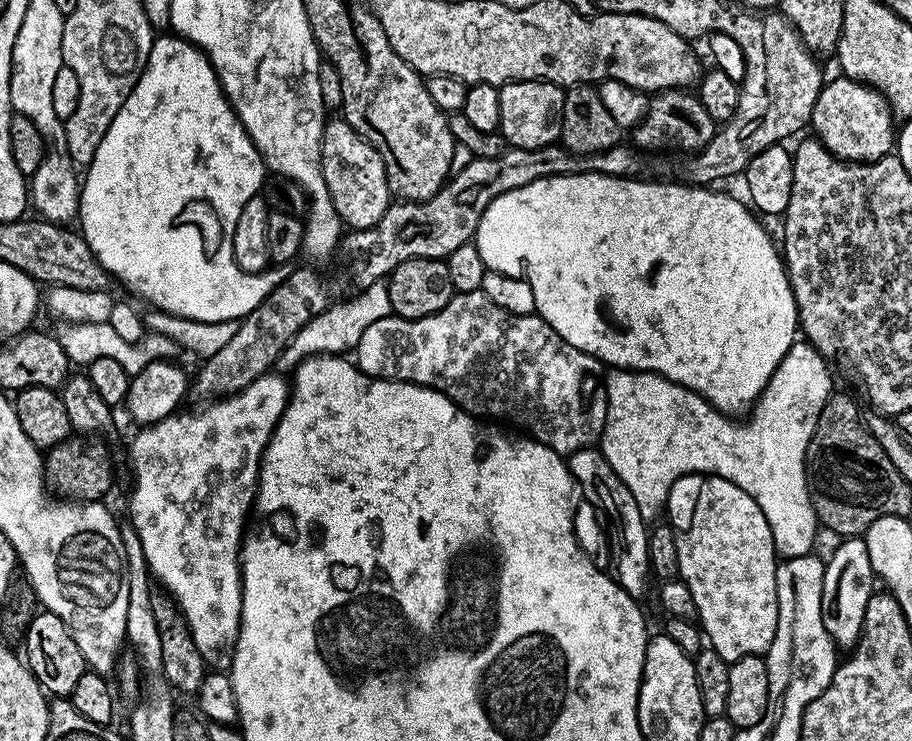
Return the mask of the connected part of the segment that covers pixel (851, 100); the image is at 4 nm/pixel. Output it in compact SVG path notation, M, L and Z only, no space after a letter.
M843 74L837 77L825 83L818 102L814 102L810 128L816 131L815 139L821 140L833 156L849 162L871 162L889 155L894 148L894 117L887 100L867 84L859 84Z

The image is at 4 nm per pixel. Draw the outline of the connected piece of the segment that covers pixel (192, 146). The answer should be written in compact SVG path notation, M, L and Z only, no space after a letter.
M160 34L153 39L148 61L134 90L130 90L126 102L122 102L122 110L118 110L114 122L110 122L110 130L106 130L106 138L102 138L102 143L98 146L98 154L94 154L92 161L86 165L85 172L88 173L83 173L80 190L79 231L92 253L98 258L98 262L102 262L104 269L112 275L113 281L120 283L121 280L134 295L141 296L153 309L181 316L182 319L197 320L200 323L241 321L284 281L283 271L244 272L234 258L234 226L238 226L242 206L246 206L250 198L261 195L266 179L264 160L258 154L254 142L246 134L242 122L236 117L236 111L232 109L232 103L226 98L220 79L216 76L214 66L208 61L208 56L201 48L197 48L184 37Z

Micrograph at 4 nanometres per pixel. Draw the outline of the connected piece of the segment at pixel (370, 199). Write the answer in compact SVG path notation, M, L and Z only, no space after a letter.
M343 118L329 119L325 123L320 143L320 169L322 178L326 178L326 190L334 202L334 210L338 210L341 221L349 229L374 226L374 222L378 222L378 218L382 218L382 214L386 214L390 203L386 166L378 154L378 150L374 150L374 146L370 146L370 142L363 140L358 134L358 130L354 130L354 126L350 126L350 122L346 122Z

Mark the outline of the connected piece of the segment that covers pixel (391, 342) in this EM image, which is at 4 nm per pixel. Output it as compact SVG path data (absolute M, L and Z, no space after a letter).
M482 291L455 293L442 310L426 318L407 320L393 314L370 322L354 349L354 363L377 380L405 380L438 390L477 418L505 416L521 424L531 439L565 458L580 448L595 445L604 433L608 403L604 389L606 372L600 361L570 346L540 315L509 316Z

